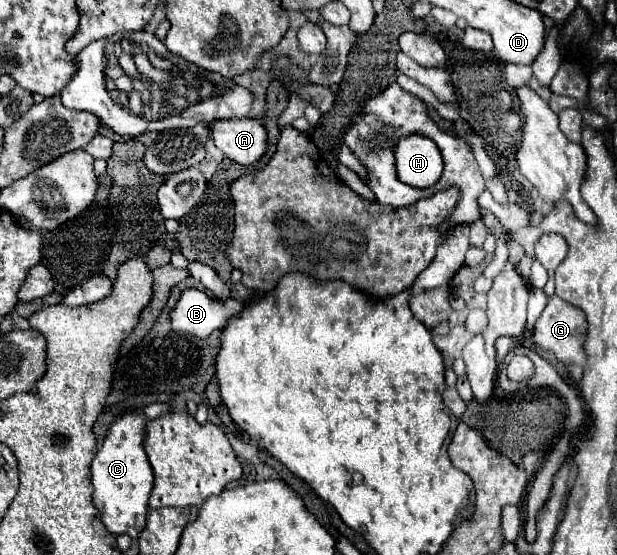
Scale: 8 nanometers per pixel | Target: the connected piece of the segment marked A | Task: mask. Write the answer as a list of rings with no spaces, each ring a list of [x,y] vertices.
[[[216,120],[210,124],[210,138],[230,160],[252,164],[266,152],[266,130],[260,120]]]

